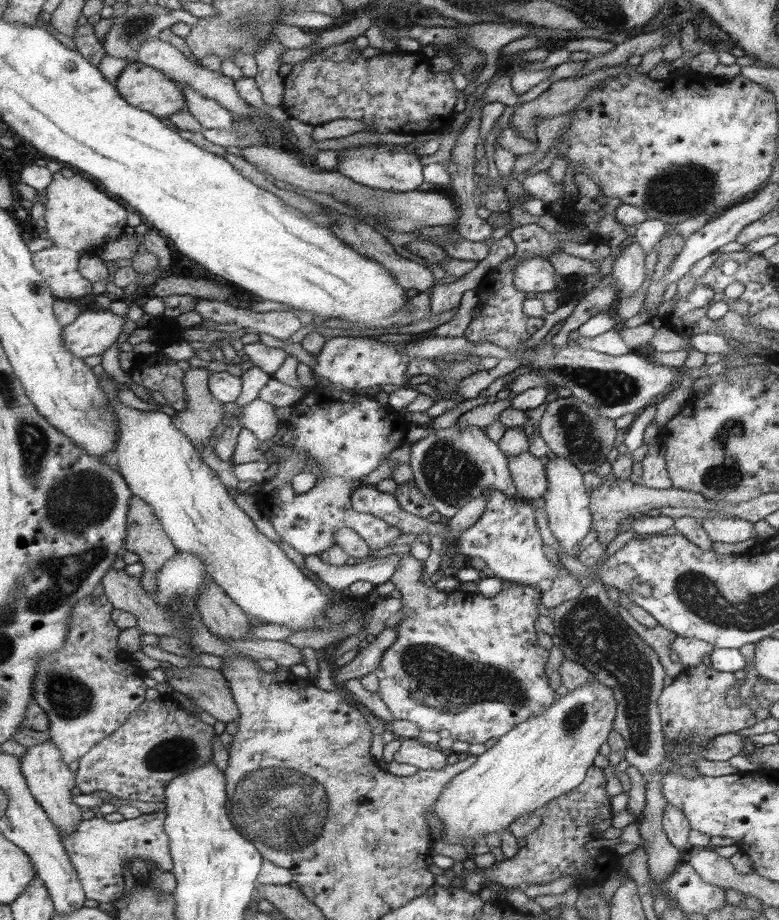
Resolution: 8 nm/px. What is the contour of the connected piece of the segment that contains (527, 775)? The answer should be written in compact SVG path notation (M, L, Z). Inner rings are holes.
M598 680L585 684L580 688L576 688L572 691L564 691L559 693L556 698L555 705L551 705L544 713L538 714L536 717L531 717L528 721L522 722L515 727L511 732L507 733L504 737L489 748L482 756L478 756L476 763L466 772L456 776L448 786L443 788L442 796L440 796L438 802L435 804L433 814L440 818L440 822L444 824L444 830L442 830L442 842L446 844L463 844L464 841L483 842L483 838L490 833L499 833L505 829L509 829L512 823L516 822L518 818L523 817L525 814L533 814L537 809L543 808L550 801L554 801L555 798L562 796L563 794L570 793L572 790L579 788L583 785L583 782L587 779L587 773L594 766L594 759L600 754L600 748L602 744L606 743L608 738L611 737L612 730L615 729L615 720L619 714L619 700L615 692L611 687L604 686Z

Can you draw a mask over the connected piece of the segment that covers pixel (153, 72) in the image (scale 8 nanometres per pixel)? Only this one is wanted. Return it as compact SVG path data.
M137 60L124 67L114 85L132 106L151 111L163 120L187 108L186 95L178 82L156 67Z

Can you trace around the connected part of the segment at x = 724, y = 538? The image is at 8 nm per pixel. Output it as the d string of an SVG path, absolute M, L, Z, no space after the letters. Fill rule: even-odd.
M718 517L699 519L710 540L728 544L736 544L742 541L749 542L756 536L753 522L738 519L719 519Z

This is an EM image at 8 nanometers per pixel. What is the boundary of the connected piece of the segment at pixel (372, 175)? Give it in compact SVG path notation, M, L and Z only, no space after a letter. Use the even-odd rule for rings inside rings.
M365 145L341 150L339 154L341 154L341 159L338 161L336 170L354 182L367 187L397 193L410 193L418 190L418 186L424 182L423 166L418 159L419 155L411 152L405 145L389 148Z

